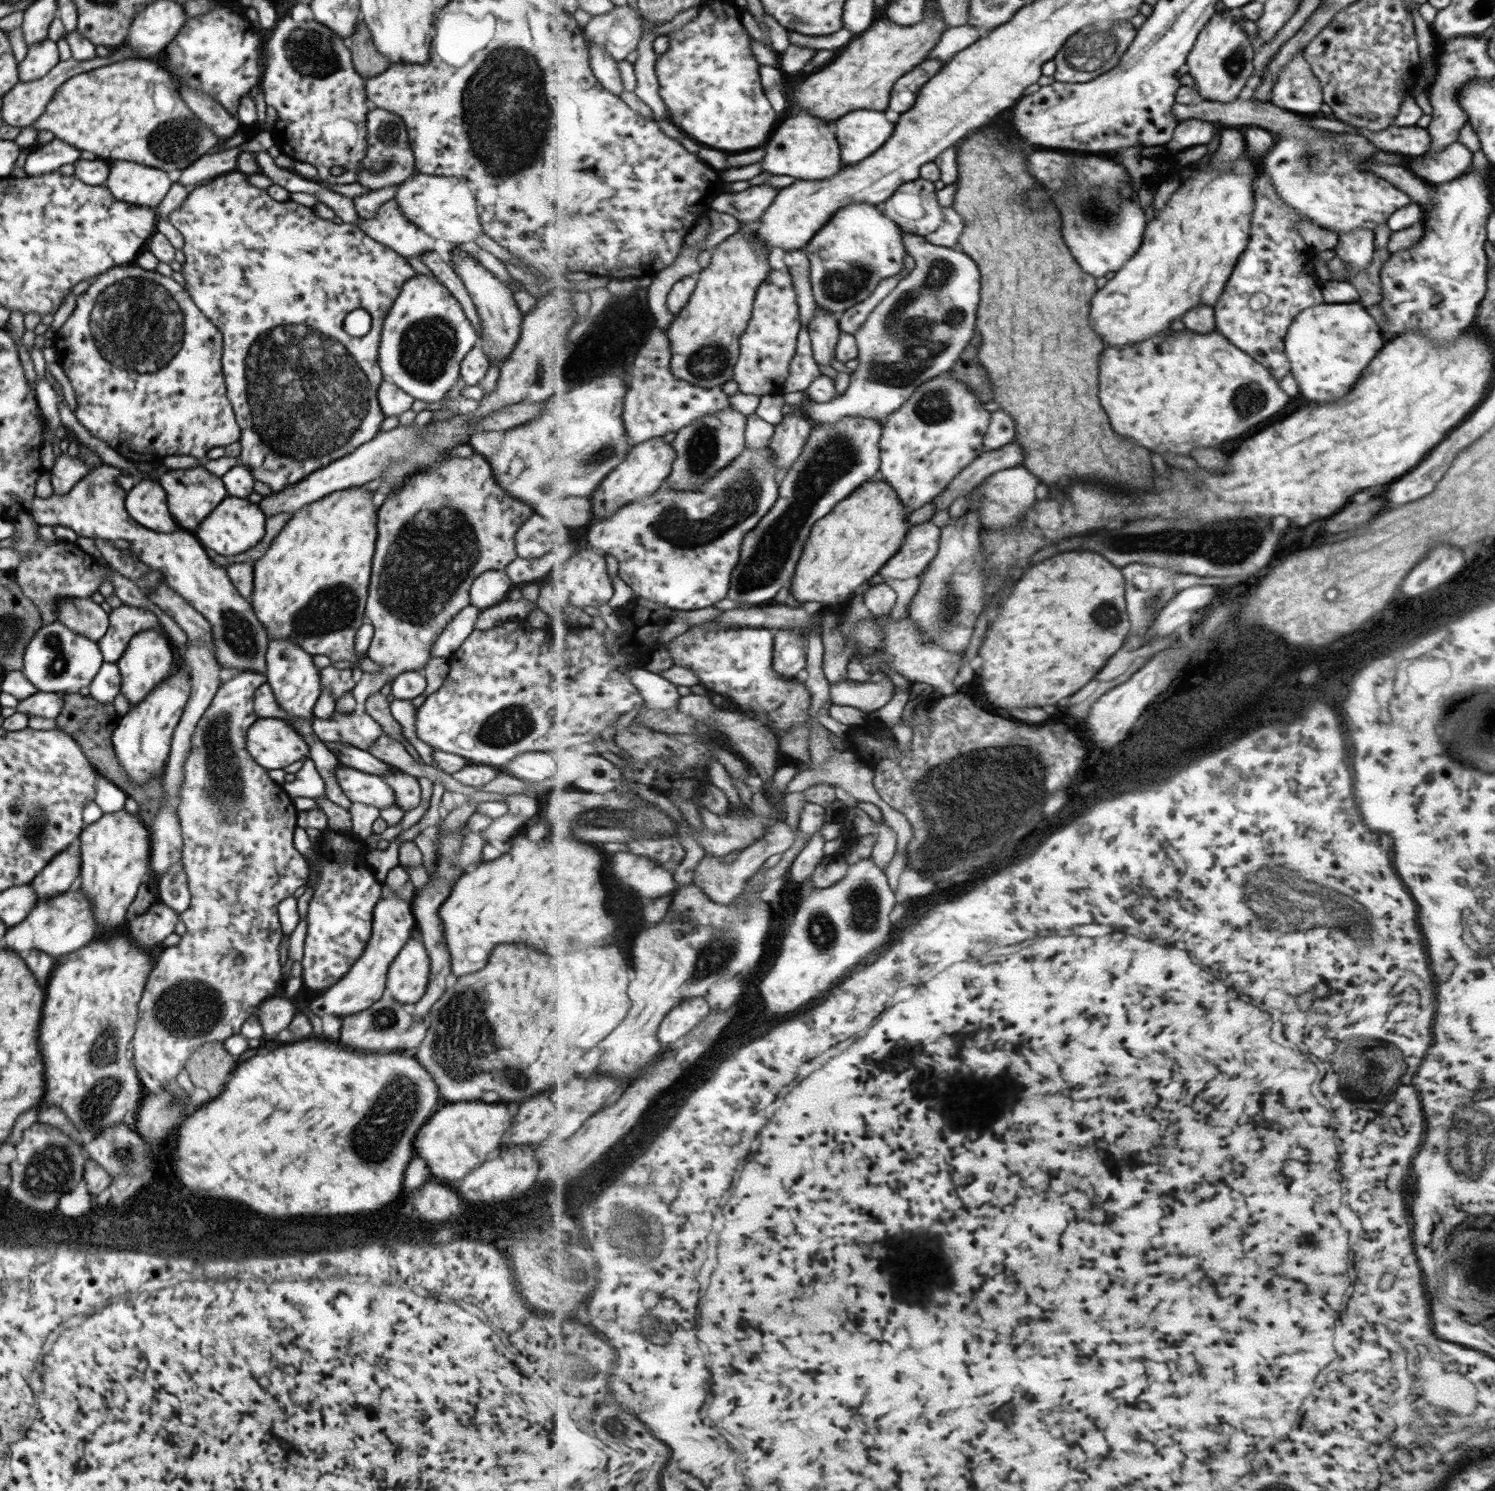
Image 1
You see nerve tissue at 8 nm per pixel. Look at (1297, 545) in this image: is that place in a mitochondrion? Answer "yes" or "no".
no

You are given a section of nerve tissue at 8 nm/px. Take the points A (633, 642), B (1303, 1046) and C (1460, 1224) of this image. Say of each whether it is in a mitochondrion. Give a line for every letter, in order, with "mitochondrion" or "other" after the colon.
A: other
B: other
C: other

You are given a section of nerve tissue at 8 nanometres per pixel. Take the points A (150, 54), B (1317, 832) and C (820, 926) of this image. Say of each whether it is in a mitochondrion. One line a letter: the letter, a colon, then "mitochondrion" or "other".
A: other
B: other
C: mitochondrion

